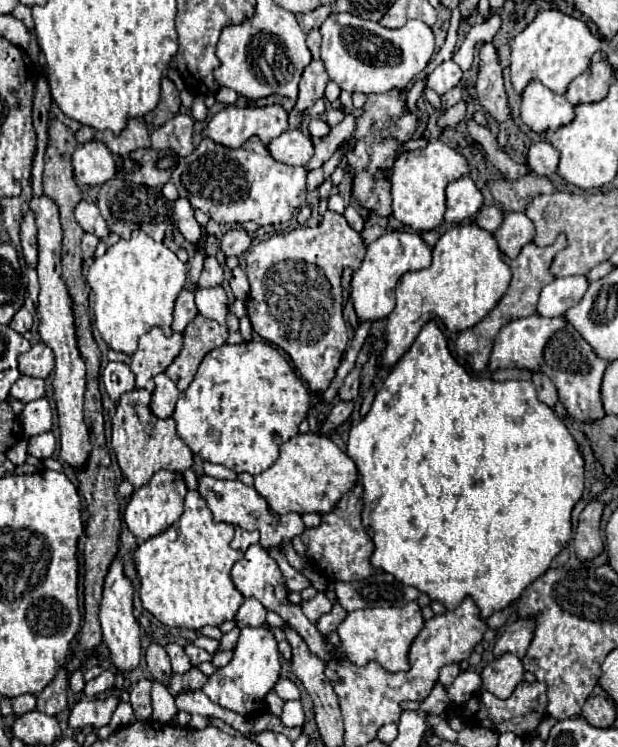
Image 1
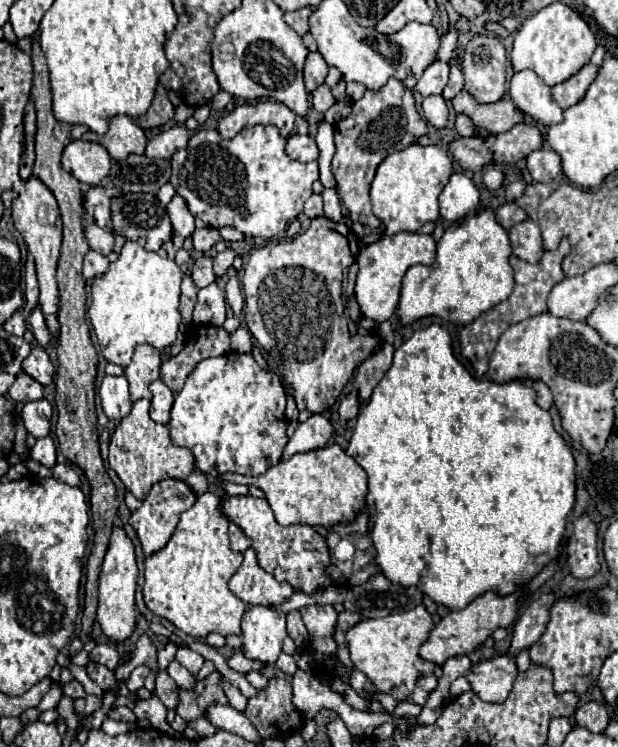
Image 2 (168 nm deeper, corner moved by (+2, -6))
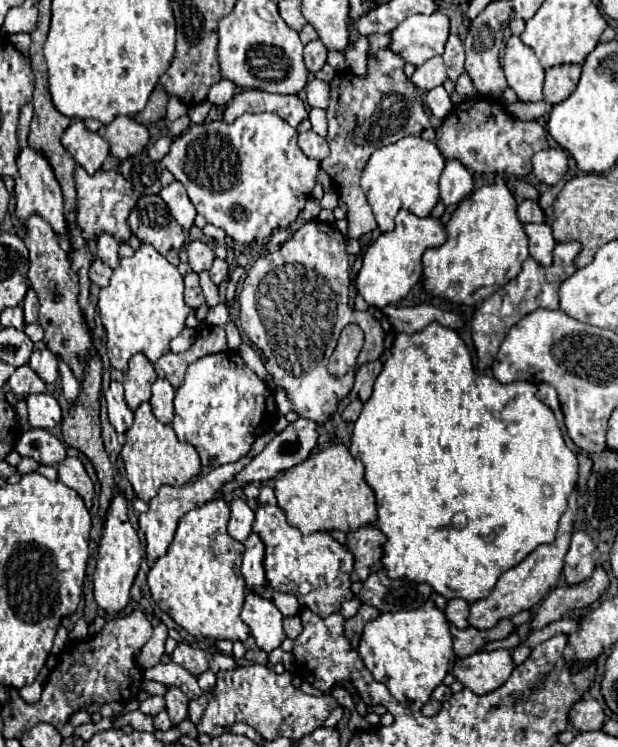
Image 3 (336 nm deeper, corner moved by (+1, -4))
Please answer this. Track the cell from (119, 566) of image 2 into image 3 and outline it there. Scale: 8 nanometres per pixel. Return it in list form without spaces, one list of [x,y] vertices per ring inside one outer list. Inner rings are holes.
[[[115,492],[113,498],[111,498],[111,504],[109,504],[109,510],[105,514],[103,536],[99,540],[97,568],[95,568],[95,574],[93,574],[95,600],[105,612],[115,614],[129,604],[129,590],[133,586],[141,558],[143,558],[143,548],[141,548],[141,542],[139,542],[135,528],[131,526],[129,518],[127,518],[127,500],[121,492]]]

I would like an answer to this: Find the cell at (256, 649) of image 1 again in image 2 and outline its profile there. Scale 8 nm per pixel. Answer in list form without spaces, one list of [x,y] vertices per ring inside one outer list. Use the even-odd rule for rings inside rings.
[[[250,606],[242,618],[242,652],[250,660],[270,666],[282,652],[282,640],[286,638],[286,614],[266,608]]]

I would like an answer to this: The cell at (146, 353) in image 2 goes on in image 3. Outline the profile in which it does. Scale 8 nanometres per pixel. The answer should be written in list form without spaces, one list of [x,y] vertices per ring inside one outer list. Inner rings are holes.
[[[135,354],[129,360],[129,372],[123,380],[125,402],[131,410],[137,410],[141,402],[147,402],[151,398],[151,384],[155,380],[157,374],[153,370],[153,364],[143,354]]]

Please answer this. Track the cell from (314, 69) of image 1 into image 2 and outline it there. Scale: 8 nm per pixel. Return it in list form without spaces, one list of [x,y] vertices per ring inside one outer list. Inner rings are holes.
[[[310,52],[306,58],[306,66],[304,66],[304,84],[306,84],[306,92],[312,94],[318,86],[324,84],[328,74],[328,64],[324,62],[324,58],[318,52]]]

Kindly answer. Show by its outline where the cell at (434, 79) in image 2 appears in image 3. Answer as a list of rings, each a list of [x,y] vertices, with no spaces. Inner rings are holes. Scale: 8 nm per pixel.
[[[435,56],[415,70],[415,74],[411,76],[411,82],[421,90],[431,90],[435,86],[441,86],[445,78],[447,78],[447,72],[445,72],[443,58]]]

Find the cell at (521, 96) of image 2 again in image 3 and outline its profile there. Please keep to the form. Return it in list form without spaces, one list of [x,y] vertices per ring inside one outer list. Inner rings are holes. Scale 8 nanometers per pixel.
[[[511,36],[505,44],[503,72],[507,84],[517,92],[521,102],[543,100],[543,76],[545,70],[529,46],[519,36]]]

